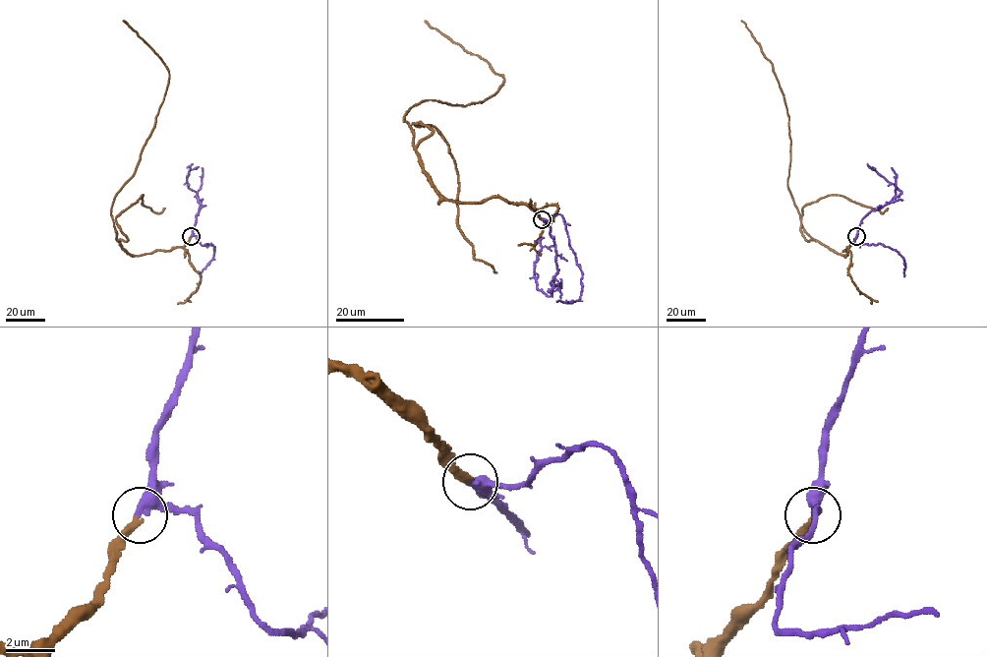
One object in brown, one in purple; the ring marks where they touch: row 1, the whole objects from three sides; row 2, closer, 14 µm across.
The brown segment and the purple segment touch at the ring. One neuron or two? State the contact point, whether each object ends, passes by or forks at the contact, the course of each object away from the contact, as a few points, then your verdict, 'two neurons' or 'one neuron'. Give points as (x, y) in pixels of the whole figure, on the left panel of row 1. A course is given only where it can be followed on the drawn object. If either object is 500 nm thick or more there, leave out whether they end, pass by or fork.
(191, 236) | brown ends | purple passes by | brown via (191, 236), (182, 247), (136, 256), (116, 239), (114, 198), (134, 174), (169, 79), (161, 59), (123, 21) | purple via (191, 236), (201, 204), (196, 192), (187, 183), (192, 163) | one neuron

